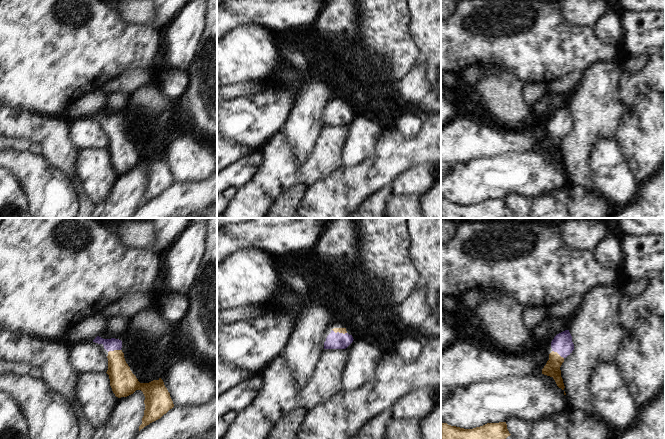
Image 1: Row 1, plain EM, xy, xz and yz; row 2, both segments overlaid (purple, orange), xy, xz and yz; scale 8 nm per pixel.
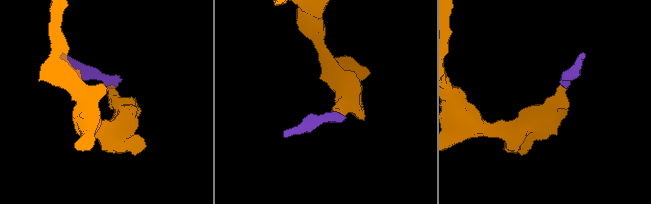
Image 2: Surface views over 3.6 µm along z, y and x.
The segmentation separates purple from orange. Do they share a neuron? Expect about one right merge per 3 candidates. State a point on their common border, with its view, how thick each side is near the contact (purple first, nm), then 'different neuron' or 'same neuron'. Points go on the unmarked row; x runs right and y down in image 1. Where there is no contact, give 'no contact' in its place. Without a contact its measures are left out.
xz (338, 108) | 130/50 nm | same neuron

